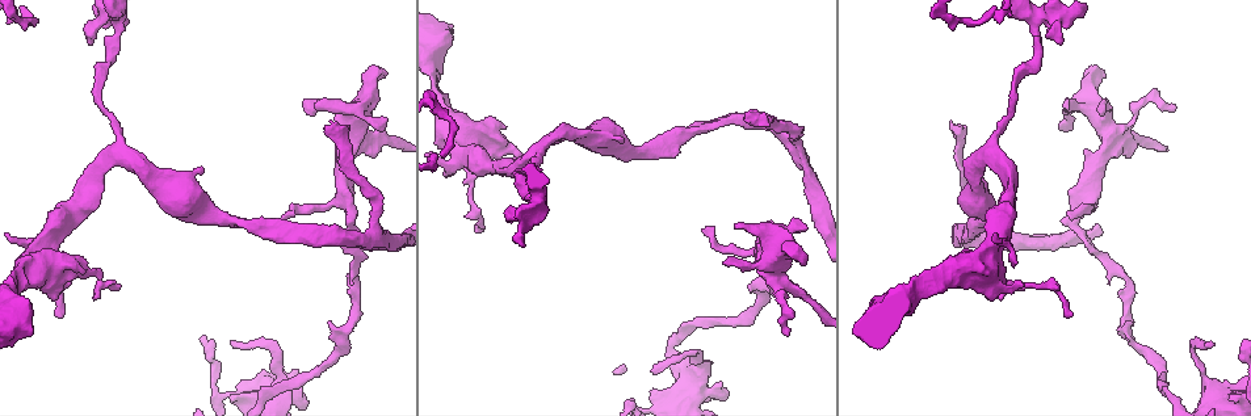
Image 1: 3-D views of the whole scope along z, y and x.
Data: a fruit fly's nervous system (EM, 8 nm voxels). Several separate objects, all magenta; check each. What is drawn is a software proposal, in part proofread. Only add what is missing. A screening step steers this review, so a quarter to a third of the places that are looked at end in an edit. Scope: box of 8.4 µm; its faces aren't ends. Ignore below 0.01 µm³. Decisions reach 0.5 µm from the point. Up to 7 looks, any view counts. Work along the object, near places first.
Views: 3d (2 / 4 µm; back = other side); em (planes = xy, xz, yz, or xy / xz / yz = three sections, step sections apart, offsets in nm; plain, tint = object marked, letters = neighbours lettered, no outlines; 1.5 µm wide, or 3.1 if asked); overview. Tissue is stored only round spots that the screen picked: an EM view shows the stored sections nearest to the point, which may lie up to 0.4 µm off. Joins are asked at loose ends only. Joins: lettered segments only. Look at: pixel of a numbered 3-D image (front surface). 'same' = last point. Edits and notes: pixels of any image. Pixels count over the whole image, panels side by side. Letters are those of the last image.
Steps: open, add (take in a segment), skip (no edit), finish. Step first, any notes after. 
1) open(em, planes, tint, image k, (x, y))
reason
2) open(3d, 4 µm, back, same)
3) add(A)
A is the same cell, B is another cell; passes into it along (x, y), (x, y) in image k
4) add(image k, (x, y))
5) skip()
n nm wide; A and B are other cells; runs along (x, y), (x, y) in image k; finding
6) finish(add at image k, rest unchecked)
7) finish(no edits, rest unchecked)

open(3d, 2 µm, image 1, (1214, 345))
tapers out

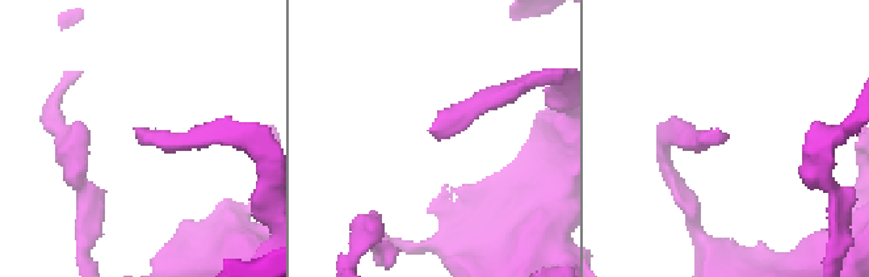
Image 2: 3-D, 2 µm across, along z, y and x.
open(em, planes, plain, image 2, (135, 134))

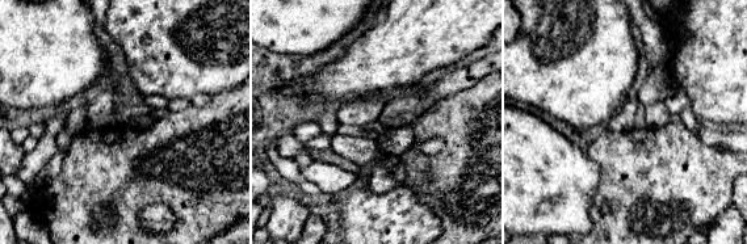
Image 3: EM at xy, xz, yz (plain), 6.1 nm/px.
open(em, planes, letters, same)

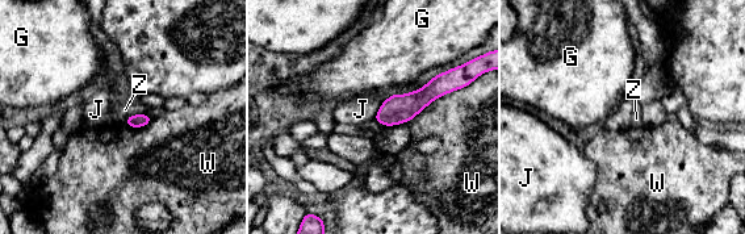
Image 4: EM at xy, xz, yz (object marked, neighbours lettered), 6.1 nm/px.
skip()
G, J, W and Z are other cells; runs along (443, 78), (417, 101), (379, 117) in image 4; none of them fits

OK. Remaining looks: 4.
open(em, planes, plain, image 1, (116, 287))
thin end

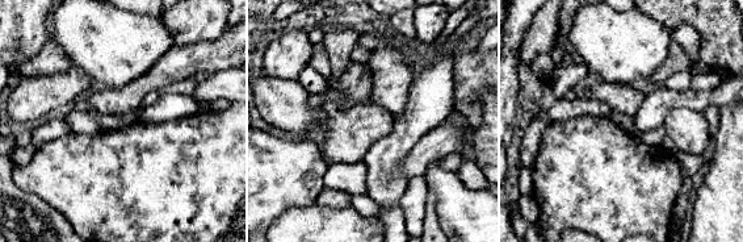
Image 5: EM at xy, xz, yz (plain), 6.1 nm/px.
open(em, planes, letters, same)
see the neighbours

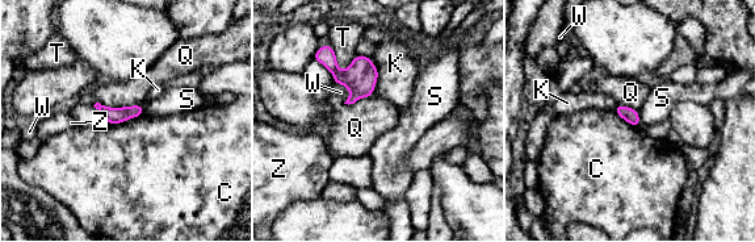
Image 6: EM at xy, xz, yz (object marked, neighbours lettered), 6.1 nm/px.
skip()
90 nm wide; Q touches over 300 nm; C, K, Q, S, T, W and Z are other cells; none of them fits

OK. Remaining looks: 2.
finish(no edits, rest unchecked)

